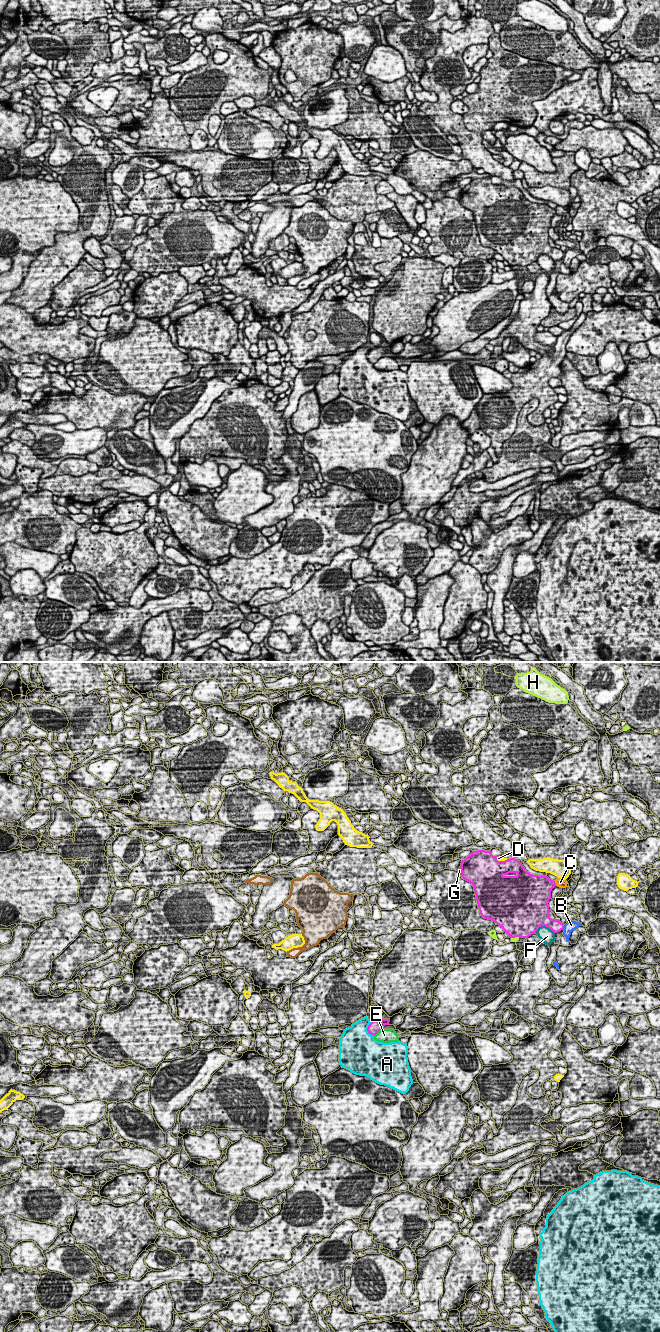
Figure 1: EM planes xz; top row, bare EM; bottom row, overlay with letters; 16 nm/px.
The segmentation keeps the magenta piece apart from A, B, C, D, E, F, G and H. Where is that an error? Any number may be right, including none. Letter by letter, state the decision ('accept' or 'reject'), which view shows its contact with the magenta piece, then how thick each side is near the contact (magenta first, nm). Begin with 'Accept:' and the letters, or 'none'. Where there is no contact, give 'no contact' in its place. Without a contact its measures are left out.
Accept: none
A: reject; contact in xz; calibres 200 and 480 nm
B: reject; contact in xz; calibres 200 and 160 nm
C: reject; contact in xz; calibres 380 and 140 nm
D: reject; contact in xz; calibres 460 and 60 nm
E: reject; contact in xz; calibres 200 and 220 nm
F: reject; contact in xz; calibres 440 and 240 nm
G: reject; contact in xz; calibres 480 and 60 nm
H: reject; contact in xz; calibres 500 and 70 nm

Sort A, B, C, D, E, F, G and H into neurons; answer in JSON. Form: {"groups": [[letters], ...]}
{"groups": [["A"], ["B"], ["C"], ["D"], ["E"], ["F"], ["G"], ["H"]]}

